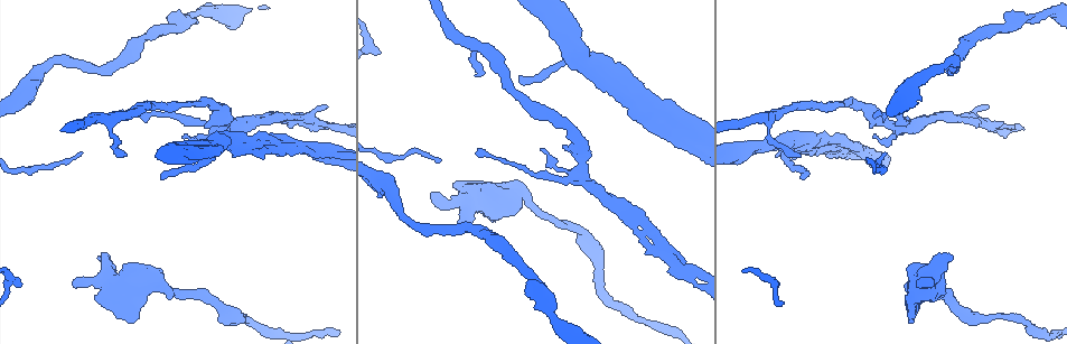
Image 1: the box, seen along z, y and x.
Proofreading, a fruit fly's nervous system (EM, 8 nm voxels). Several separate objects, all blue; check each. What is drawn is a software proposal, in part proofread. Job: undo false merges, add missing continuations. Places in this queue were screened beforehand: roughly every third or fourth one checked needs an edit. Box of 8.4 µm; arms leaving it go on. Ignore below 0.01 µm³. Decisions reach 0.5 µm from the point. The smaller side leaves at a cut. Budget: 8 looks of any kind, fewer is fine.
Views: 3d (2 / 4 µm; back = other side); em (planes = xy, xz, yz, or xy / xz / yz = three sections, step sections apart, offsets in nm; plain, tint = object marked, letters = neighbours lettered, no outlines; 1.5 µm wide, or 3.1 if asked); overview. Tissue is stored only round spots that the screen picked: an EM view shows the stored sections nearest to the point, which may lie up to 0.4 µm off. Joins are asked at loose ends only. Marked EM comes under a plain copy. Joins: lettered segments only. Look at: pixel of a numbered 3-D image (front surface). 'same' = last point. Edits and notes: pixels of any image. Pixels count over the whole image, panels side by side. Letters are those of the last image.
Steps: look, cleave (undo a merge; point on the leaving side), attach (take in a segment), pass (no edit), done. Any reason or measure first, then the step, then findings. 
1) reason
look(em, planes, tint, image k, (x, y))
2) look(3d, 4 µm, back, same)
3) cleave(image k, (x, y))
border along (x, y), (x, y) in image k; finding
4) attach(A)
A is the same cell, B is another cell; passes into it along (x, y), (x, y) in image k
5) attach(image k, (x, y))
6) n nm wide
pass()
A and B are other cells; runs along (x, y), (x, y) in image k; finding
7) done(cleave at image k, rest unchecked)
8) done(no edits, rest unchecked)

sharp bend
look(em, xz, step 4, tint, image 1, (892, 126))

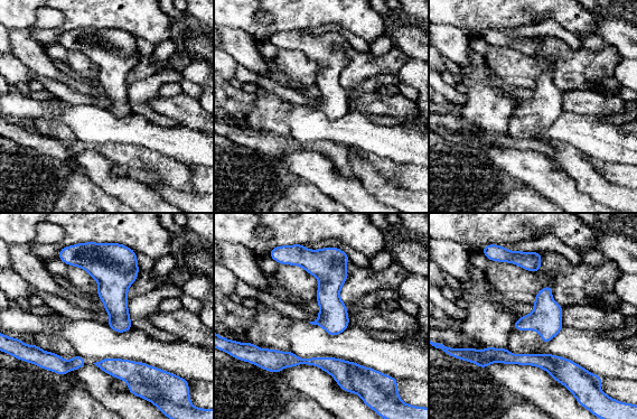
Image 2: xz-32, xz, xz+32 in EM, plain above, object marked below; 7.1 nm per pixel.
look(em, xz, step 4, letters, same)

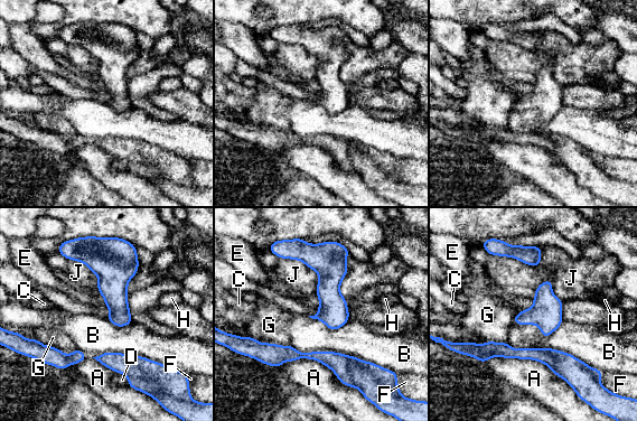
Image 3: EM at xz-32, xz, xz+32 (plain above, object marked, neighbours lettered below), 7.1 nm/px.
cleave(image 3, (534, 354))
A, B, C, D, E, F, G, H and J are other cells; border along (541, 349), (553, 358), (563, 377) in image 3; two neurons meet here

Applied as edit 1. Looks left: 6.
narrows sharply
look(3d, 2 µm, image 1, (942, 67))

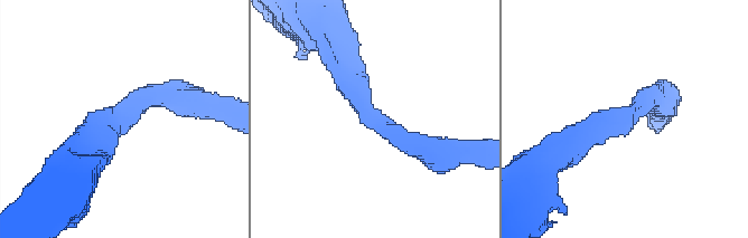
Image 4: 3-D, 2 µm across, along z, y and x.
arms of 200, 220 nm
look(em, xy, step 4, letters, image 4, (120, 117))

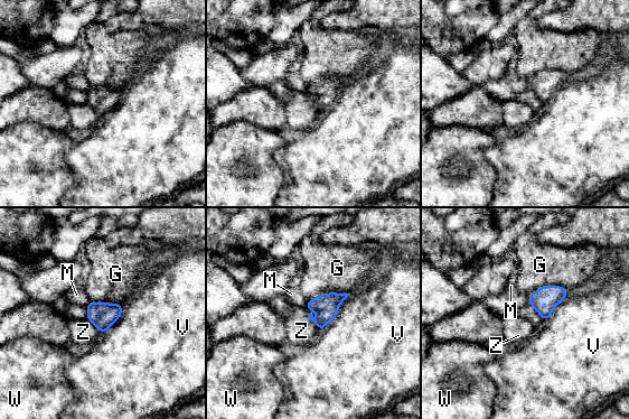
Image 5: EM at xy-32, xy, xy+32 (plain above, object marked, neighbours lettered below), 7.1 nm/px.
pass()
G, M, V, W and Z are other cells; all the same neuron

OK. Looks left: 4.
free end
look(em, yz, step 8, letters, image 1, (950, 258))

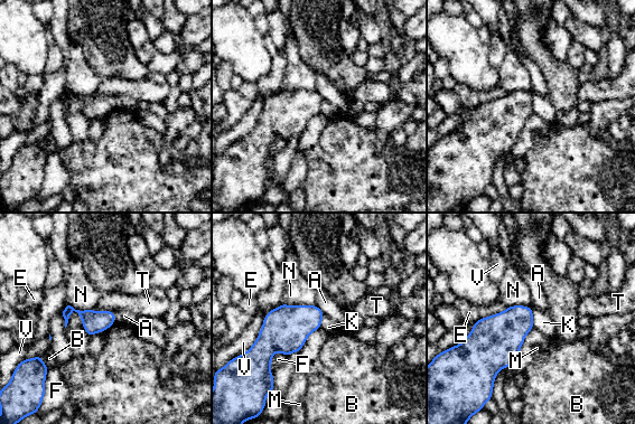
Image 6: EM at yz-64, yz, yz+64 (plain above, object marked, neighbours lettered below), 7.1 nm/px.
look(em, planes, letters, same)

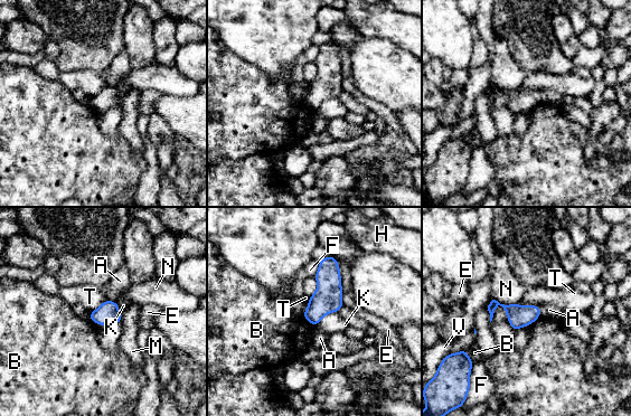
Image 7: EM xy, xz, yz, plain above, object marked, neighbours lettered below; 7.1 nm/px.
pass()
A, B, E, F, H, K, M, N, T and V are other cells; no lettered segment goes on from it

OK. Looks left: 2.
done(cleave at image 3, rest unchecked)

